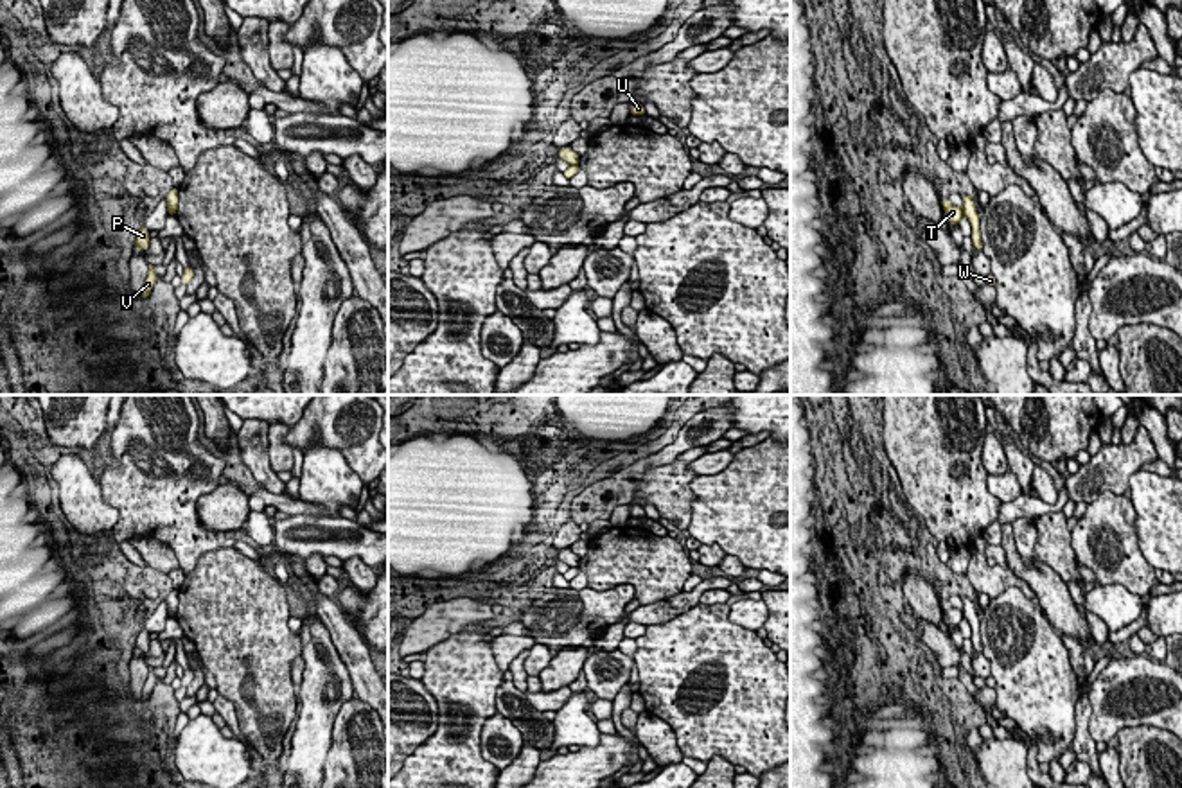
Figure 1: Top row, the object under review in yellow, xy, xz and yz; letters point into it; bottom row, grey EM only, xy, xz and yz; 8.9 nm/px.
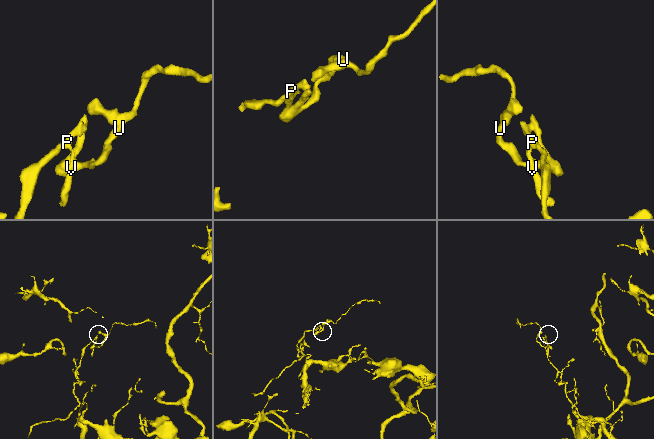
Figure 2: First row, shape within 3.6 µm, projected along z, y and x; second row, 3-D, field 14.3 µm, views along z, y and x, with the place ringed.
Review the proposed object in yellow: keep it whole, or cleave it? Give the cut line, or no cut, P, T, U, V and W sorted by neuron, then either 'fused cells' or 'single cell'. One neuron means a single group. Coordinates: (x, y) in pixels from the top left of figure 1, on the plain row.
cut yz (961, 612), (963, 616); groups P T V / U W; fused cells

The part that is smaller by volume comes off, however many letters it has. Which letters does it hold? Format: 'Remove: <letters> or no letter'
Remove: U, W

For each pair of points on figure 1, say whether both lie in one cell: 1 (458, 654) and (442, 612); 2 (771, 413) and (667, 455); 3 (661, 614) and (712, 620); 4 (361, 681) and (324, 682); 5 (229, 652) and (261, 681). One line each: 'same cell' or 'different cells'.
1: different cells
2: different cells
3: different cells
4: different cells
5: same cell

